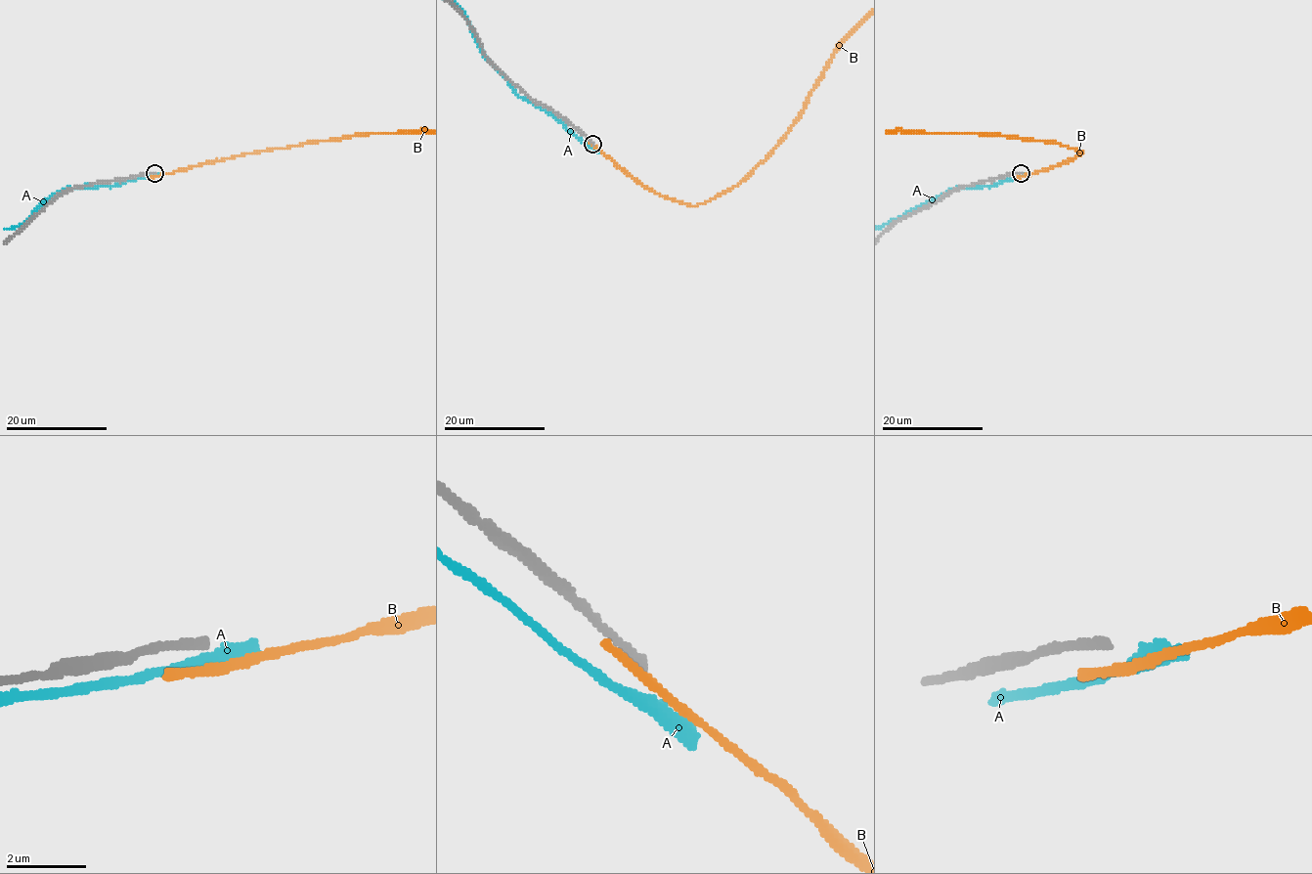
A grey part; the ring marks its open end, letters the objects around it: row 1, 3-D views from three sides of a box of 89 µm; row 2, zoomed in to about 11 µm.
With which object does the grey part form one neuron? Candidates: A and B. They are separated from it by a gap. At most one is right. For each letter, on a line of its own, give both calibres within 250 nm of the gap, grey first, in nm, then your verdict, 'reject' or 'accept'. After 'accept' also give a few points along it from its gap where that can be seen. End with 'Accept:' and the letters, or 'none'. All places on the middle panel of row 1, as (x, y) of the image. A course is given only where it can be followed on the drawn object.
A: 220/320 nm | reject
B: 220/200 nm | reject
Accept: none

